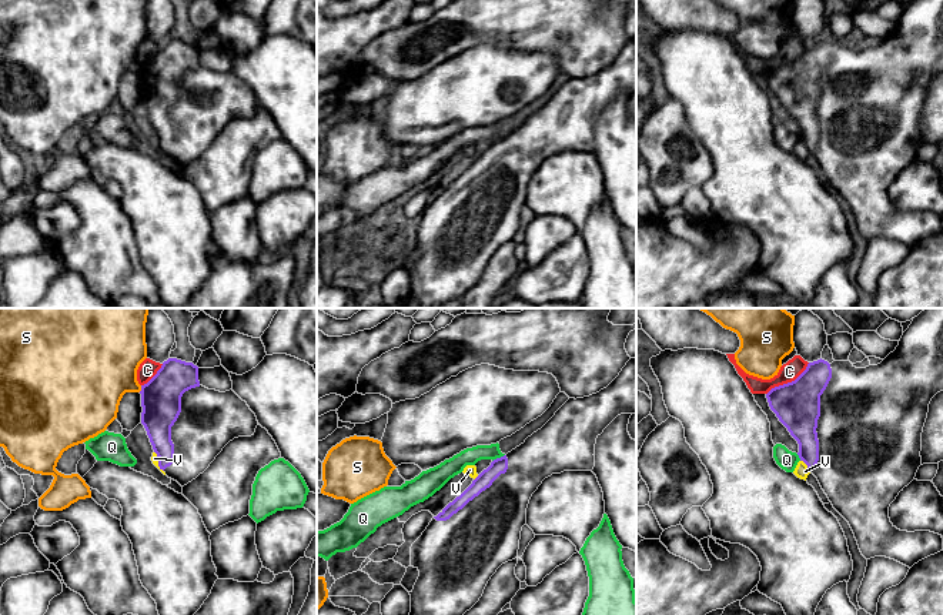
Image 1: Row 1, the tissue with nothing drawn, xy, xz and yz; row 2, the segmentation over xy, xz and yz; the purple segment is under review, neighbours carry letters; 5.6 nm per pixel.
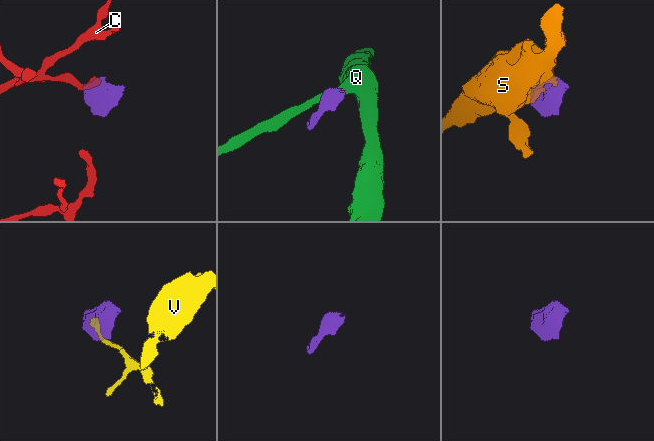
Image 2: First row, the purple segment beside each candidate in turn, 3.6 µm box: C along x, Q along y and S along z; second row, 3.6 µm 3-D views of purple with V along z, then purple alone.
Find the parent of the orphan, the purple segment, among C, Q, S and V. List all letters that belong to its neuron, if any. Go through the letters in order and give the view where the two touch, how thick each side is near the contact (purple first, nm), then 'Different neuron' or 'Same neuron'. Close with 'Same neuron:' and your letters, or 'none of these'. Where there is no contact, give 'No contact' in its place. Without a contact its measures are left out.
C: Touches purple in yz. Thickness 260 nm (purple) against 110 nm. Different neuron
Q: Touches purple in xz. Thickness 90 nm (purple) against 100 nm. Different neuron
S: Touches purple in xy. Thickness 220 nm (purple) against 380 nm. Different neuron
V: Touches purple in yz. Thickness 180 nm (purple) against 80 nm. Different neuron
Same neuron: none of these

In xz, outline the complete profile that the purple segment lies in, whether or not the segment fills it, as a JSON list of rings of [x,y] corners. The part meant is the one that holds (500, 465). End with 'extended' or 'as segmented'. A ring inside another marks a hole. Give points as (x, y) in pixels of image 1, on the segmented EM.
[[[636,357],[603,390],[569,398],[524,444],[496,458],[437,517],[411,547],[411,565],[419,571],[411,595],[409,615],[464,615],[482,596],[496,569],[518,558],[522,527],[532,494],[542,481],[564,471],[592,471],[595,444],[621,414],[636,412]]]; extended

